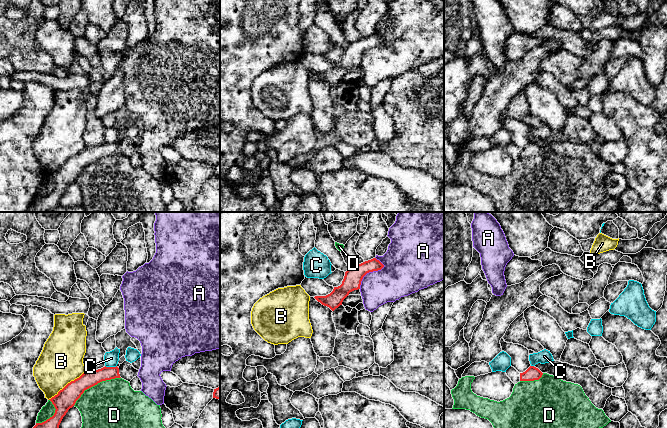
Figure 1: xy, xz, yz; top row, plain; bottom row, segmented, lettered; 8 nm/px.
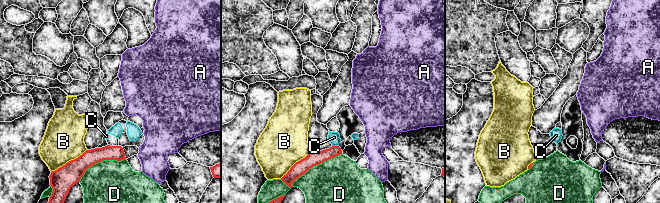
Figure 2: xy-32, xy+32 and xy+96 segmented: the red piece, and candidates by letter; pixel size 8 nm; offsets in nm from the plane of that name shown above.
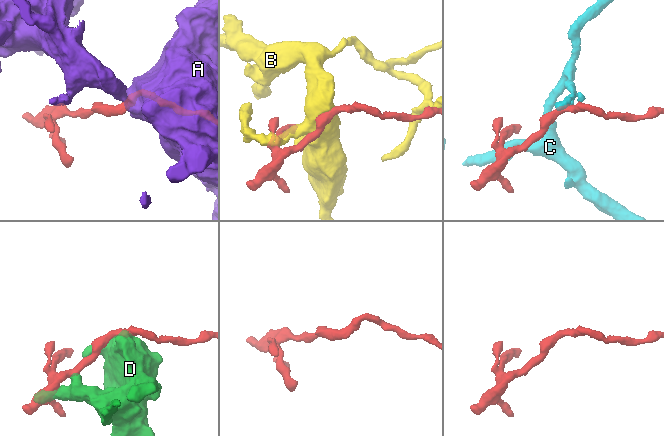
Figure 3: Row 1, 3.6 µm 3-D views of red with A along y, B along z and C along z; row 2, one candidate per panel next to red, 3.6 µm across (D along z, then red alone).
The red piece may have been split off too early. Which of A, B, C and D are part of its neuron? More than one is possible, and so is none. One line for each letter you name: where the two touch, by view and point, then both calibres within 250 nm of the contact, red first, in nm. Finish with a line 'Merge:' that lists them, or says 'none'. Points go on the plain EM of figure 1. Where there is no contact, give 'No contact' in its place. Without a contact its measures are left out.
Merge: none

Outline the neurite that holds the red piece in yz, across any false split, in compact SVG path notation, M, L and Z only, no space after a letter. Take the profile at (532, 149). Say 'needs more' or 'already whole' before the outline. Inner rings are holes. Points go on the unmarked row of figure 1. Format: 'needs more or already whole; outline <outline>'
already whole; outline M530 142L525 148L520 149L520 157L539 156L543 149L536 143Z

